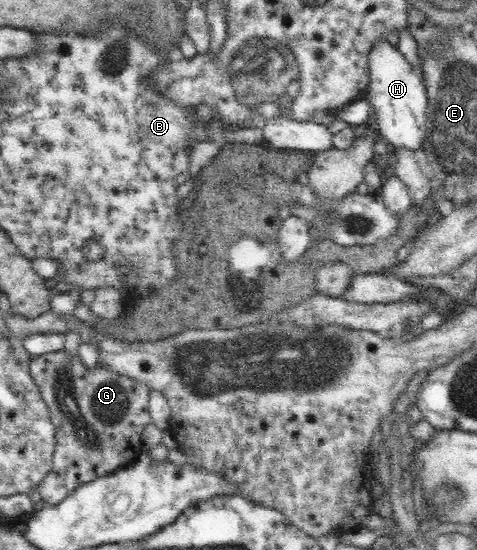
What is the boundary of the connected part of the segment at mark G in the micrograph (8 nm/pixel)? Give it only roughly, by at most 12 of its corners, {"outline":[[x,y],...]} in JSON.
{"outline":[[64,349],[29,370],[56,428],[61,502],[132,463],[150,388]]}

